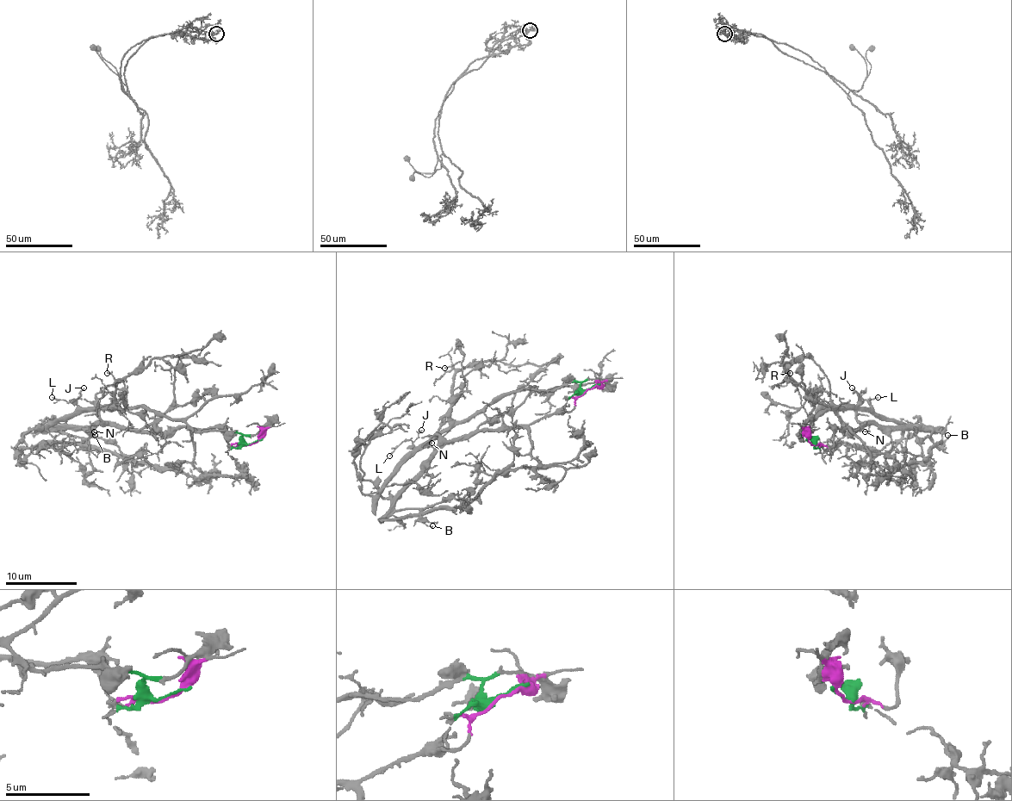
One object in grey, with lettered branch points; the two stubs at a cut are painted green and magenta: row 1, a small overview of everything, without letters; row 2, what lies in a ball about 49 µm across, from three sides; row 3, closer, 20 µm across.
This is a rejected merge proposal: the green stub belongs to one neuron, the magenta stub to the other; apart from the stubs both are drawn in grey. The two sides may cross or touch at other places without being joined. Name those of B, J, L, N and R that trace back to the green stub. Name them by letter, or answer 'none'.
J, L, R

